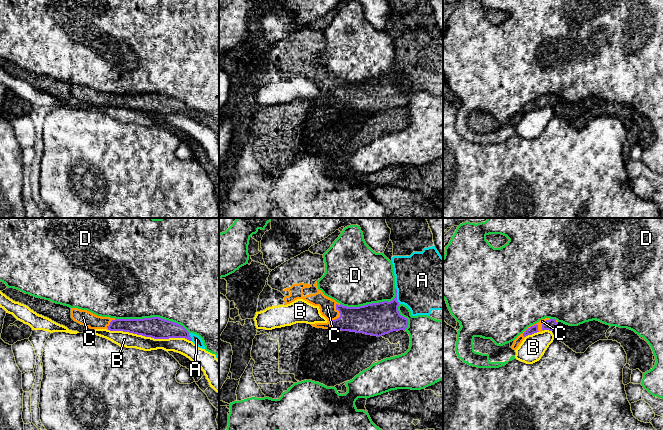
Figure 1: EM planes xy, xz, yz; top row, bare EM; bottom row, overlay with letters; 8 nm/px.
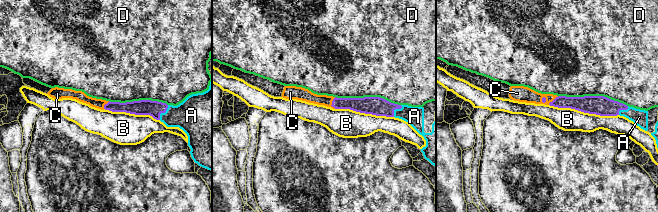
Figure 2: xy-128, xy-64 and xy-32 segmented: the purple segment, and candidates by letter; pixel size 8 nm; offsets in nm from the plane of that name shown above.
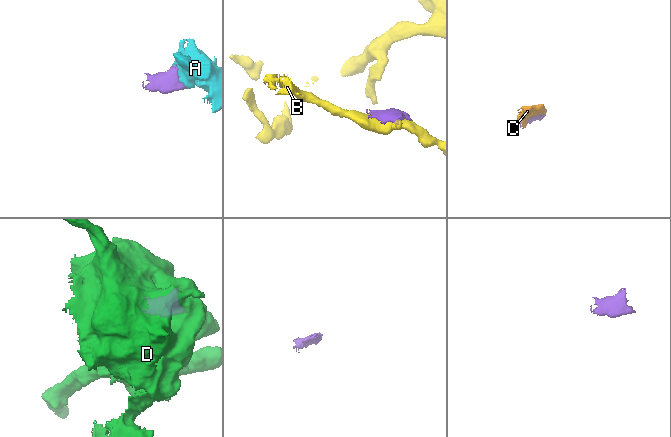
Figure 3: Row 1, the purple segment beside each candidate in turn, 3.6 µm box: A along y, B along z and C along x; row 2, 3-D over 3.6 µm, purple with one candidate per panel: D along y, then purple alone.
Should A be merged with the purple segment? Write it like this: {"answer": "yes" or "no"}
{"answer": "yes"}

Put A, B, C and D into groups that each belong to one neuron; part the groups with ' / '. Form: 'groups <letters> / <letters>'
groups A C / B / D

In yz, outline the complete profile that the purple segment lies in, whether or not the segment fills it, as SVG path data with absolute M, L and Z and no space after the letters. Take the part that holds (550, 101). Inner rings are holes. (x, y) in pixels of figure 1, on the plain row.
M550 94L542 95L538 99L528 103L514 117L510 118L510 123L513 126L516 126L526 112L532 111L532 110L537 109L537 108L542 108L544 106L553 107L557 100L558 100L558 97L555 95L550 95Z

